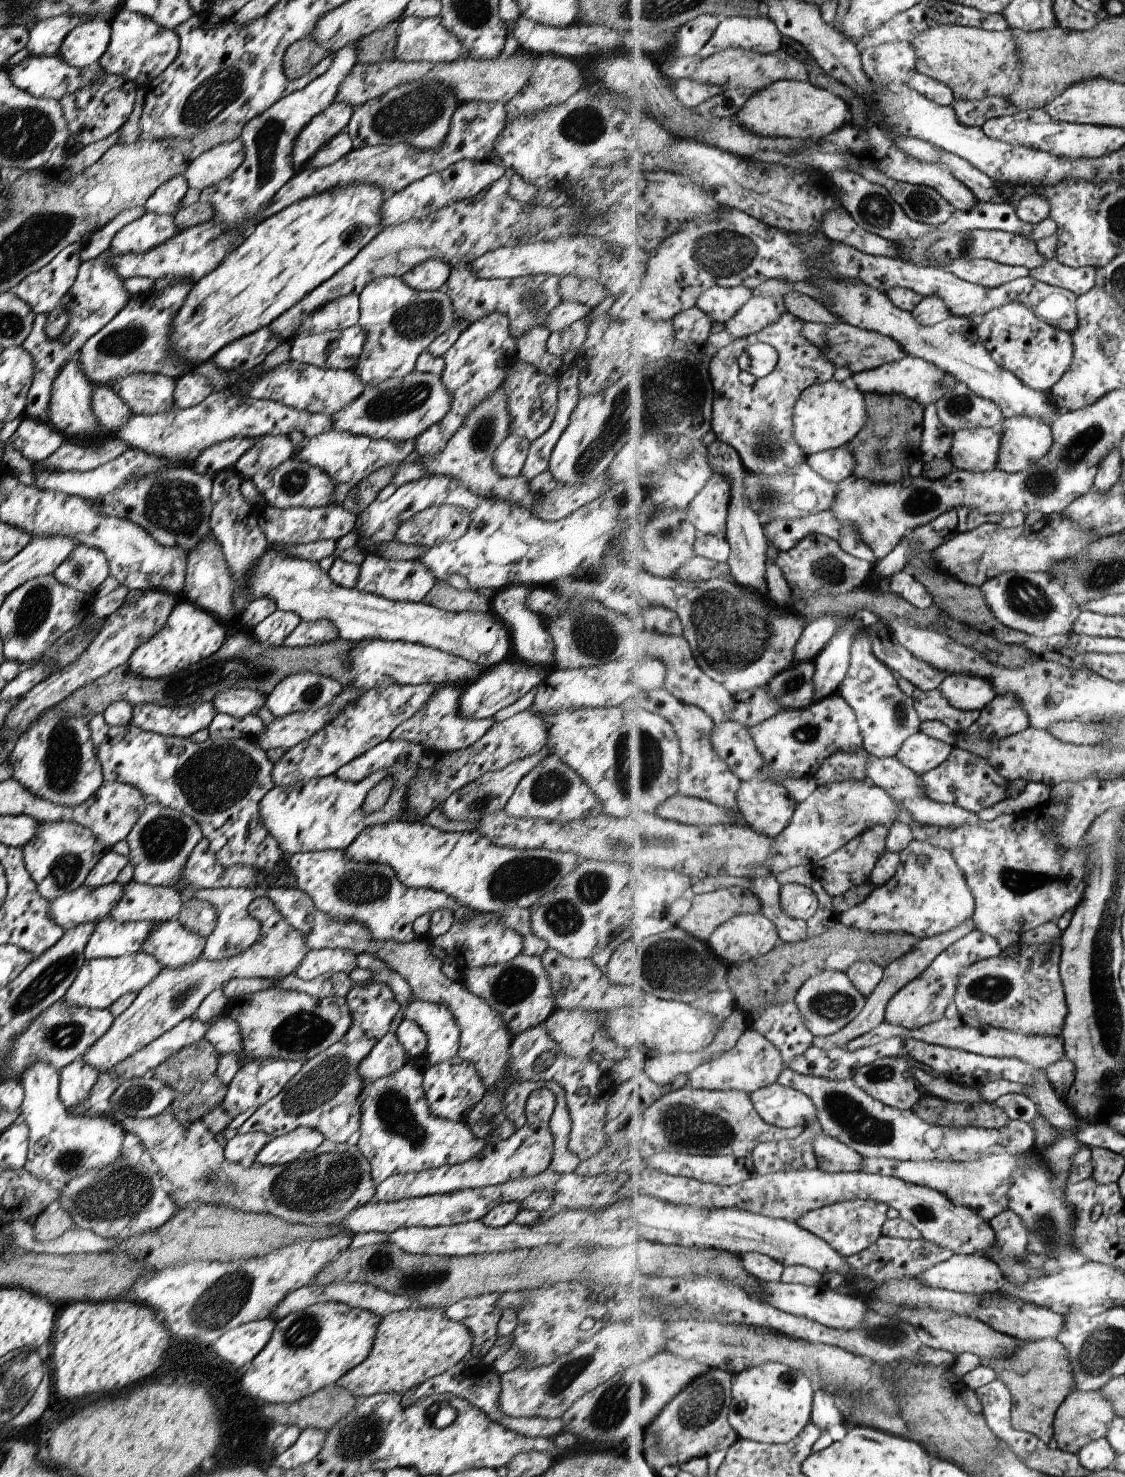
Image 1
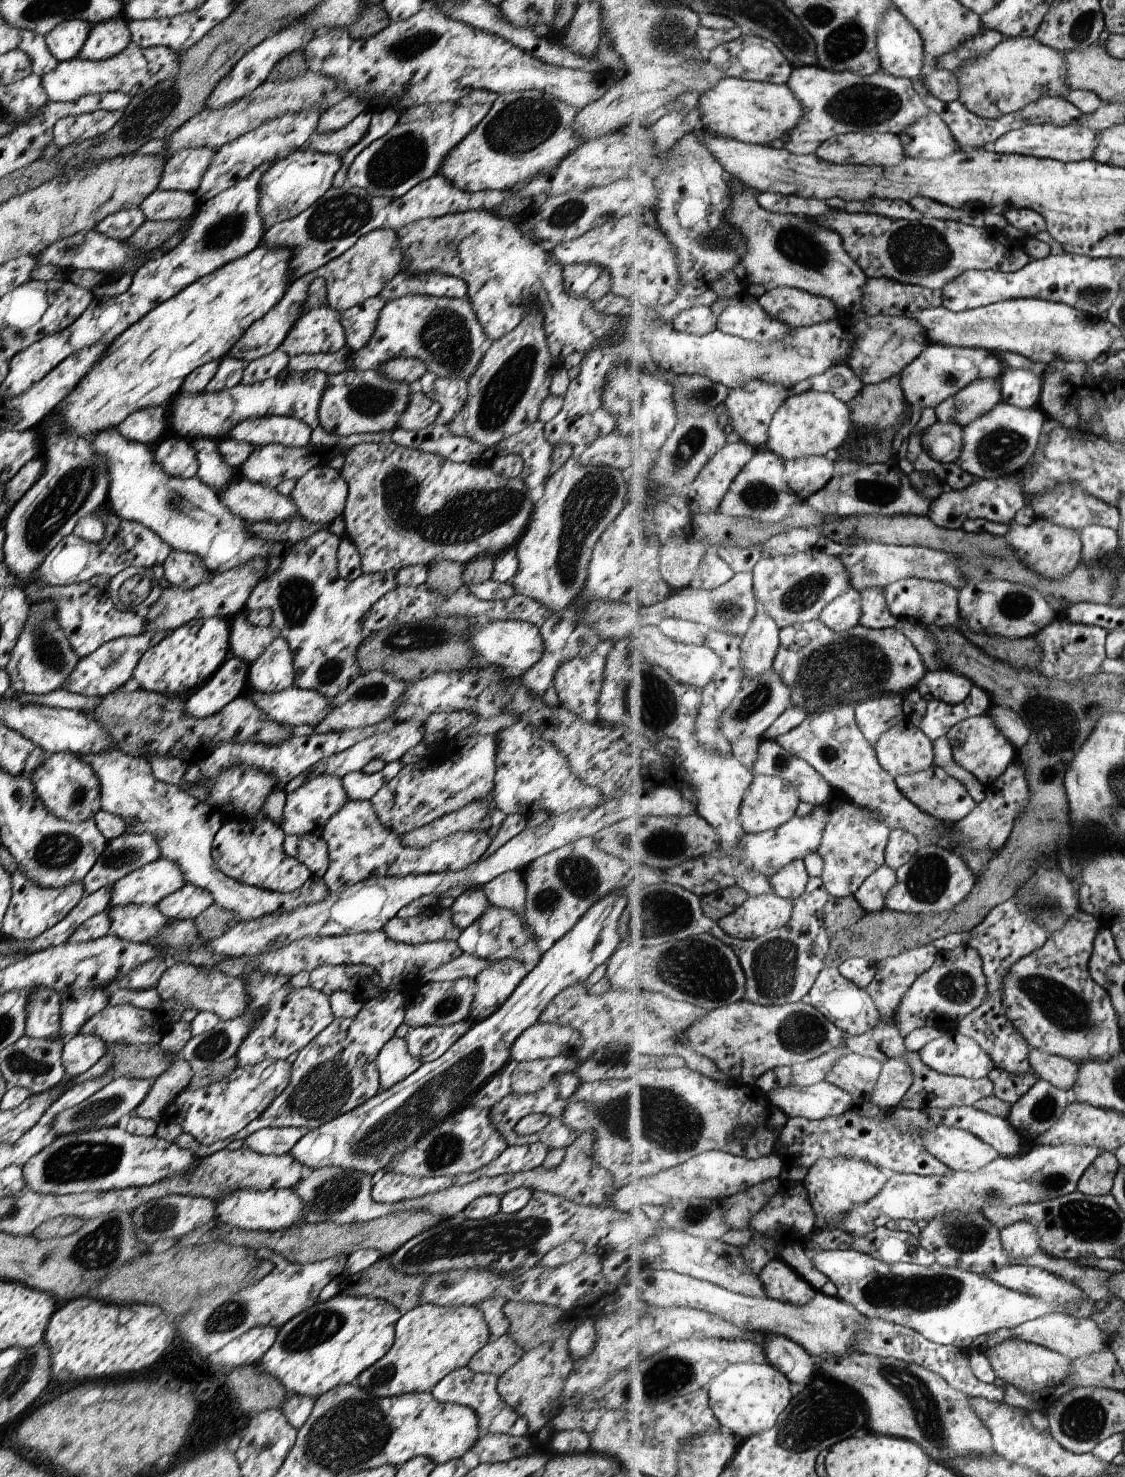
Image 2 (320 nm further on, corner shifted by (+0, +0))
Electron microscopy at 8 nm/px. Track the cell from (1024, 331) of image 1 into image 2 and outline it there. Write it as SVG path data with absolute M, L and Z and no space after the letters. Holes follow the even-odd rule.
M1005 366L1003 368L1002 382L1002 400L1022 409L1035 409L1040 406L1042 392L1044 387L1045 375L1041 377L1036 372L1025 370L1025 368L1012 368Z

